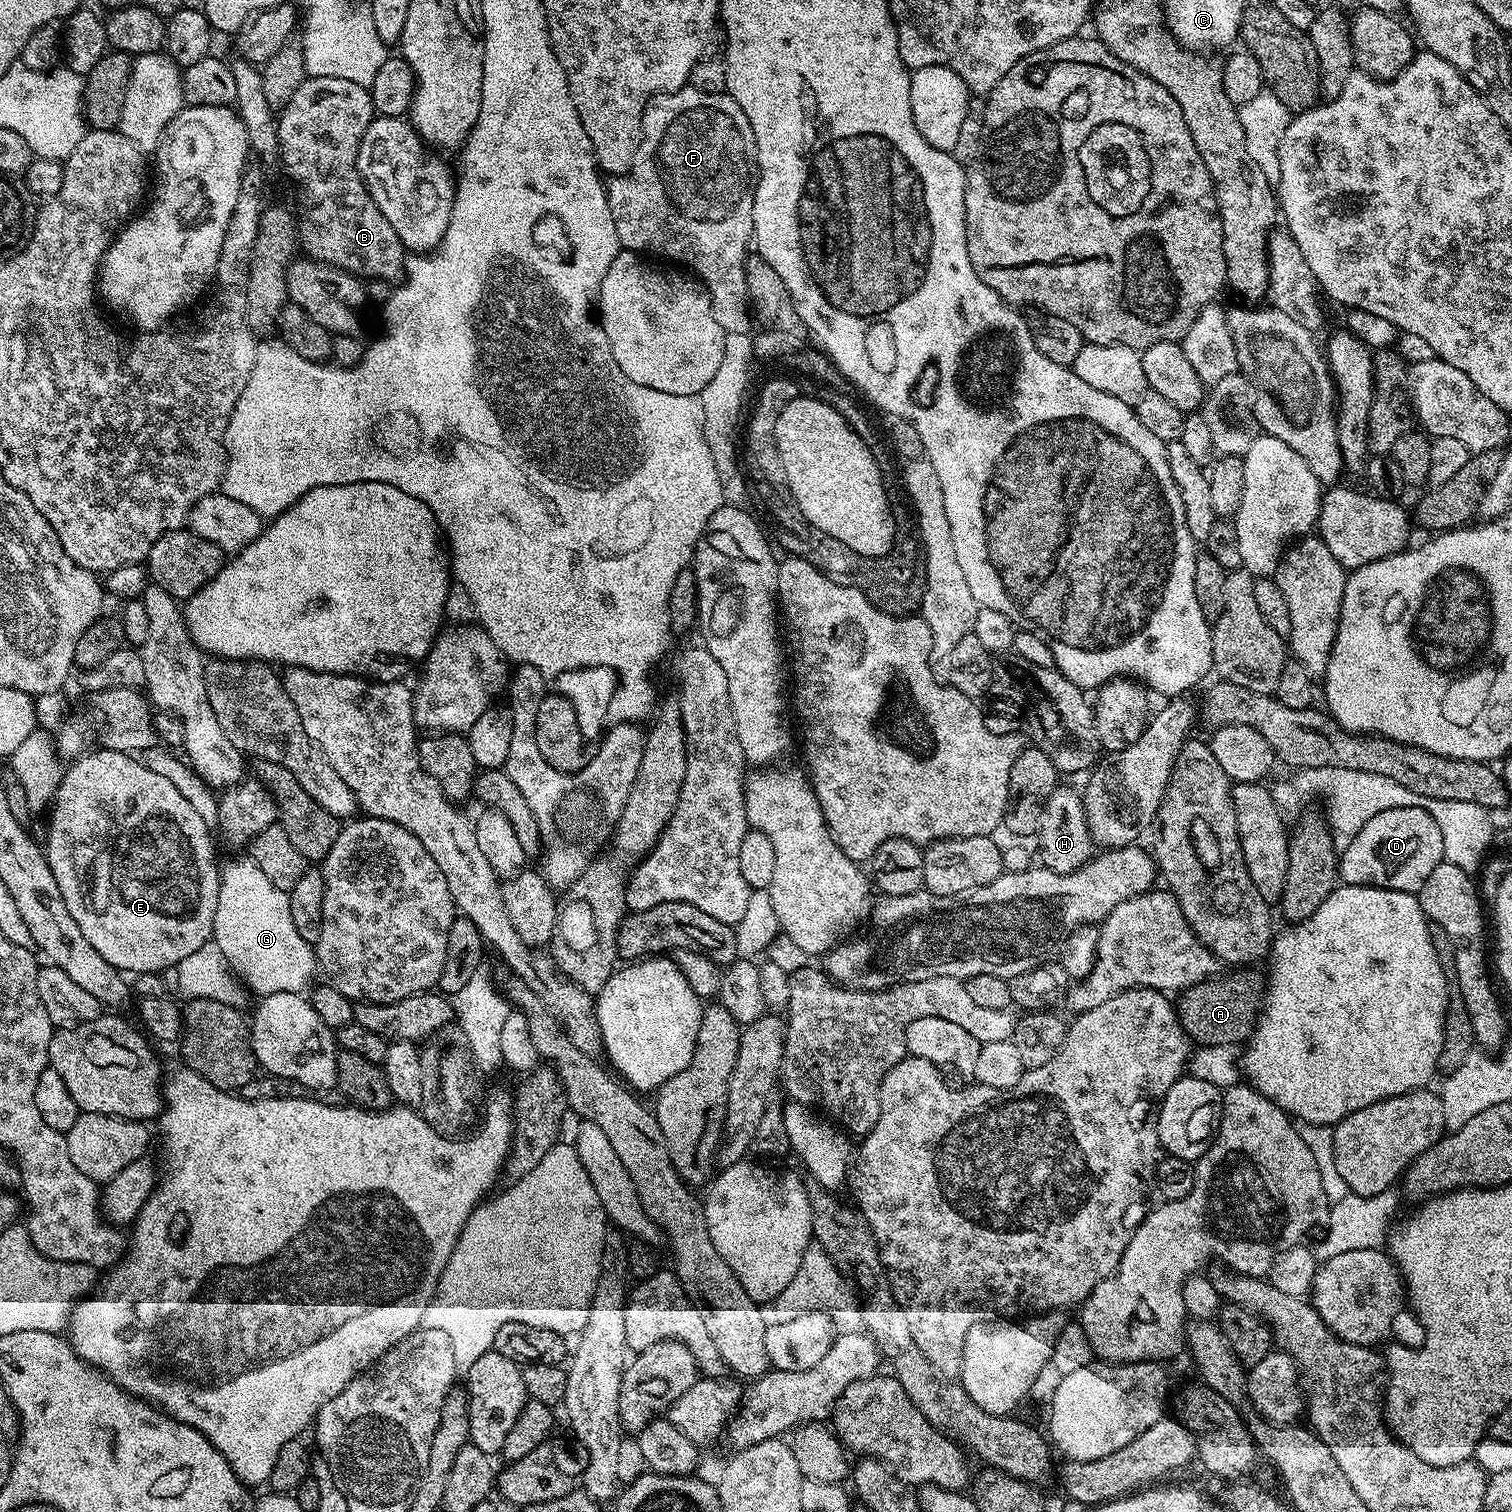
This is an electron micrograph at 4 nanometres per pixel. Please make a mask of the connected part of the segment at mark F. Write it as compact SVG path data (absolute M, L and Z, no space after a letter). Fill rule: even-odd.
M685 86L651 96L641 125L652 126L652 134L641 137L640 149L627 173L613 175L606 184L610 214L614 214L614 230L618 230L621 249L637 254L653 252L693 268L708 289L718 326L722 326L725 334L749 335L754 328L754 317L744 264L754 240L754 194L758 179L756 139L750 118L746 118L742 106L738 106L727 91L703 92Z

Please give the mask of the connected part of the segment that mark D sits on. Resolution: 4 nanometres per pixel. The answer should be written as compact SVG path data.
M1402 806L1374 814L1374 818L1354 834L1354 842L1339 853L1338 876L1345 884L1419 894L1434 866L1442 863L1445 858L1438 822L1418 806Z

